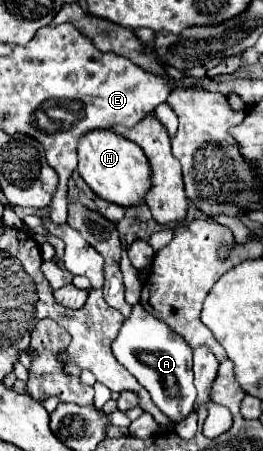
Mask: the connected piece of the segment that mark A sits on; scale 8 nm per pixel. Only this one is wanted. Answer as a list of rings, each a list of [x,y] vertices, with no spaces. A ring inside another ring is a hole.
[[[135,304],[131,316],[123,322],[119,336],[113,342],[113,354],[119,364],[123,364],[151,394],[153,402],[161,408],[161,412],[171,418],[173,424],[161,430],[171,430],[177,420],[185,418],[193,410],[197,392],[191,372],[191,348],[187,348],[187,344],[183,344],[183,340],[179,340],[179,336],[175,336],[171,328],[167,328],[167,324],[161,324],[159,320],[155,320],[155,316],[145,312],[141,304]]]

